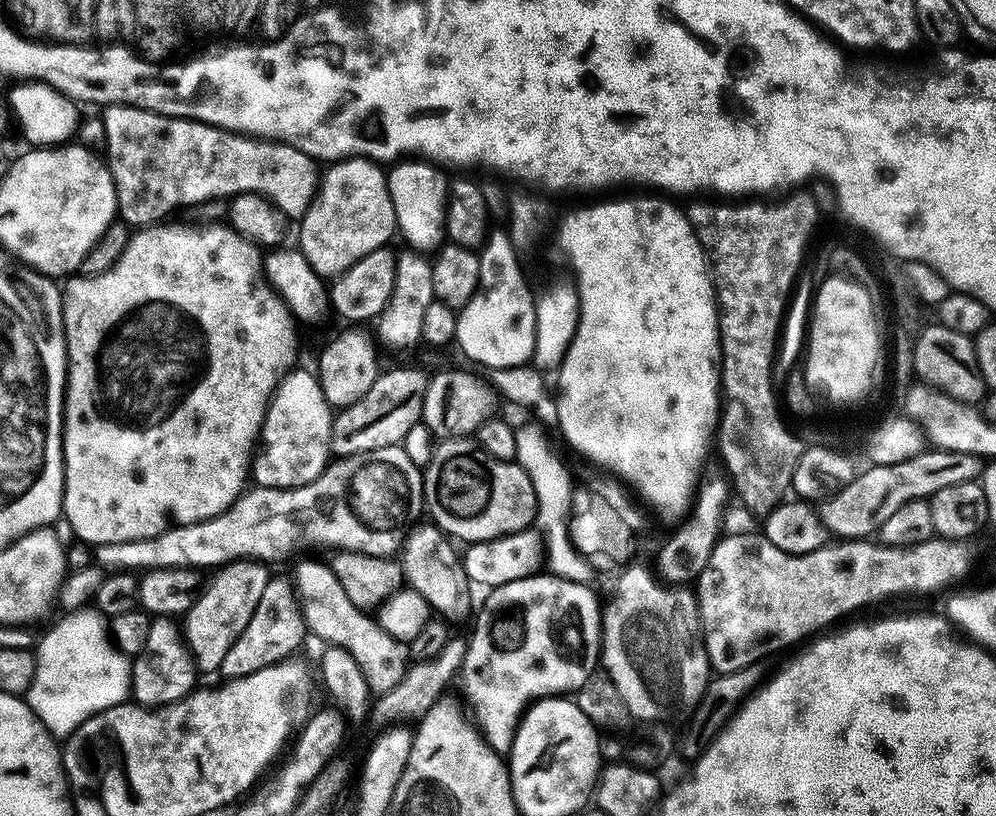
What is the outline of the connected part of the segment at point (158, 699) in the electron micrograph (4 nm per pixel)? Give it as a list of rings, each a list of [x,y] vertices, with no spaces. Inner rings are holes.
[[[161,614],[152,620],[150,638],[146,638],[146,648],[135,657],[131,665],[131,699],[148,710],[160,710],[165,706],[171,706],[183,700],[197,687],[198,669],[192,661],[192,654],[188,651],[178,624],[167,620],[166,616]]]

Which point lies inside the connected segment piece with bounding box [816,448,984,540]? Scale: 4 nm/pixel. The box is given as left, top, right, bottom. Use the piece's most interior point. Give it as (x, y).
(860, 507)

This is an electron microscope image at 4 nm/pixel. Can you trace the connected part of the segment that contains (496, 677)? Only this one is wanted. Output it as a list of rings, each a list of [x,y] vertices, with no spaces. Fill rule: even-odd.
[[[537,574],[535,576],[527,576],[518,582],[506,582],[506,586],[498,586],[491,589],[487,593],[488,596],[484,600],[484,604],[488,608],[484,608],[480,612],[480,617],[476,620],[476,629],[473,630],[472,636],[467,637],[468,649],[465,652],[464,661],[462,662],[458,678],[460,678],[460,688],[464,691],[464,700],[472,707],[471,719],[474,721],[476,728],[483,737],[485,743],[493,748],[496,753],[508,754],[512,751],[512,743],[516,737],[516,727],[520,724],[520,717],[524,715],[526,709],[533,702],[545,698],[556,698],[561,694],[572,694],[575,688],[580,688],[588,680],[588,672],[592,672],[598,668],[598,661],[602,656],[602,604],[596,601],[596,596],[591,592],[587,583],[576,583],[570,580],[563,580],[553,574]],[[492,612],[496,616],[504,616],[509,612],[512,616],[520,619],[520,628],[524,631],[524,636],[492,636]]]

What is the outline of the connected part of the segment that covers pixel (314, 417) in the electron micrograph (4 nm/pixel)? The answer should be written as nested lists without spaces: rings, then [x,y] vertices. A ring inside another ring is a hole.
[[[289,370],[280,377],[276,391],[268,401],[268,413],[264,416],[264,426],[260,430],[259,439],[262,443],[255,453],[250,476],[262,488],[297,488],[314,482],[330,463],[331,430],[334,409],[324,398],[324,391],[320,388],[320,381],[308,372]]]

